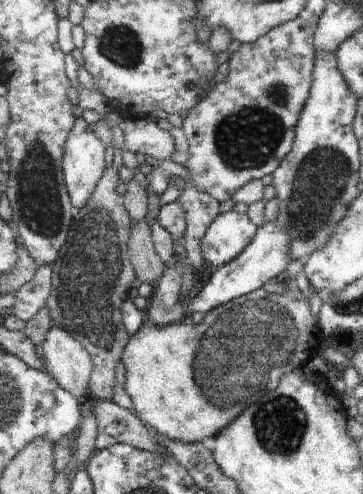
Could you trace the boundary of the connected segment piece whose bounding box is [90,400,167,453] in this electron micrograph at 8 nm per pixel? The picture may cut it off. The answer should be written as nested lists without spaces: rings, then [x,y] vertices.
[[[96,400],[96,403],[90,406],[90,412],[97,422],[96,451],[108,448],[114,443],[126,443],[153,453],[167,452],[134,413],[118,406],[112,400]]]

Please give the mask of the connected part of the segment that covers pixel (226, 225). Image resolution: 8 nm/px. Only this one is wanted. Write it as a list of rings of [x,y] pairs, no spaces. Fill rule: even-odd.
[[[228,211],[220,213],[214,222],[208,227],[206,234],[203,236],[201,244],[201,253],[206,265],[222,266],[231,260],[234,260],[254,238],[257,226],[244,213]]]

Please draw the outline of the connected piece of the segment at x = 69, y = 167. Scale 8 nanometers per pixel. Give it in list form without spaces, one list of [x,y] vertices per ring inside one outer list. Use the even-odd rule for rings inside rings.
[[[83,117],[75,119],[74,126],[69,130],[64,147],[63,179],[71,203],[76,209],[87,203],[106,168],[104,144],[96,137],[91,130],[92,128],[94,128],[94,123],[88,123]]]

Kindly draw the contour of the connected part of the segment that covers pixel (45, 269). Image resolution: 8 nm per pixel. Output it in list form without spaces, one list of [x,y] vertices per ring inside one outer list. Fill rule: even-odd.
[[[39,265],[35,275],[15,292],[16,301],[9,313],[24,322],[34,318],[34,315],[46,307],[52,287],[52,269],[49,265]]]

